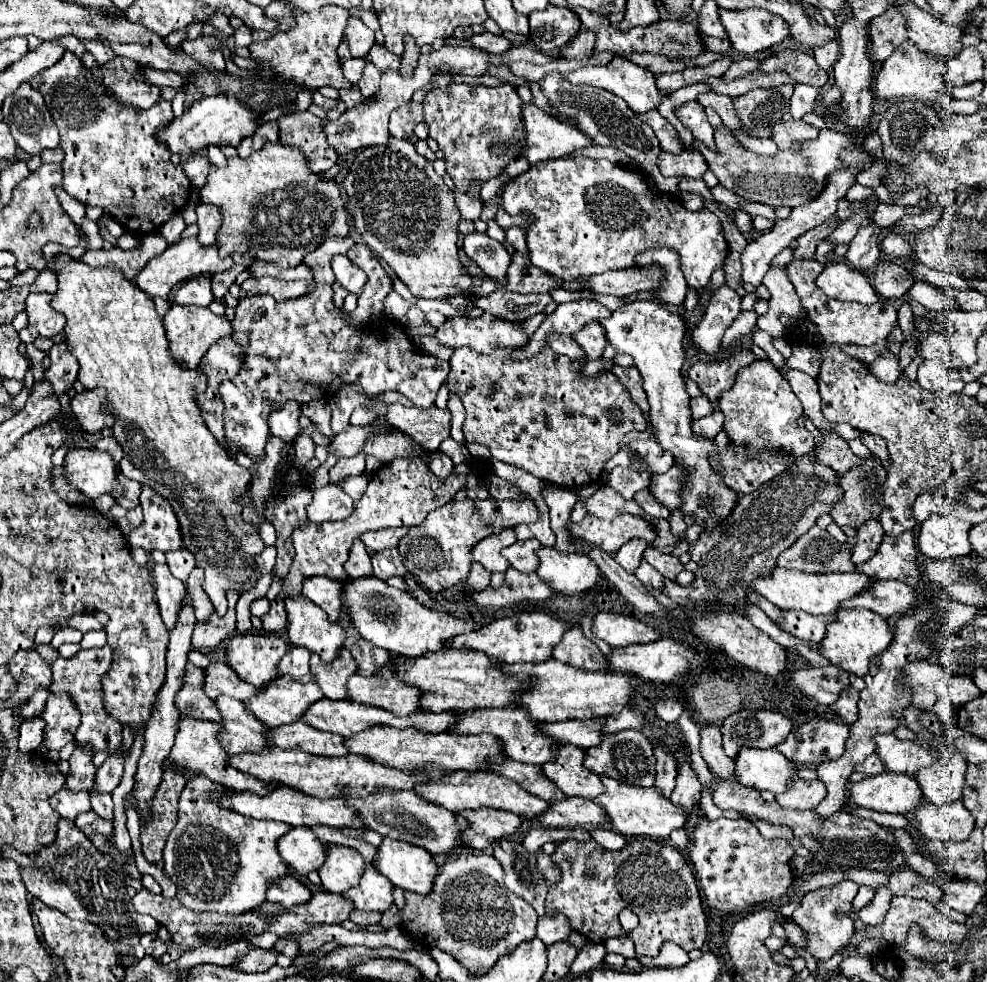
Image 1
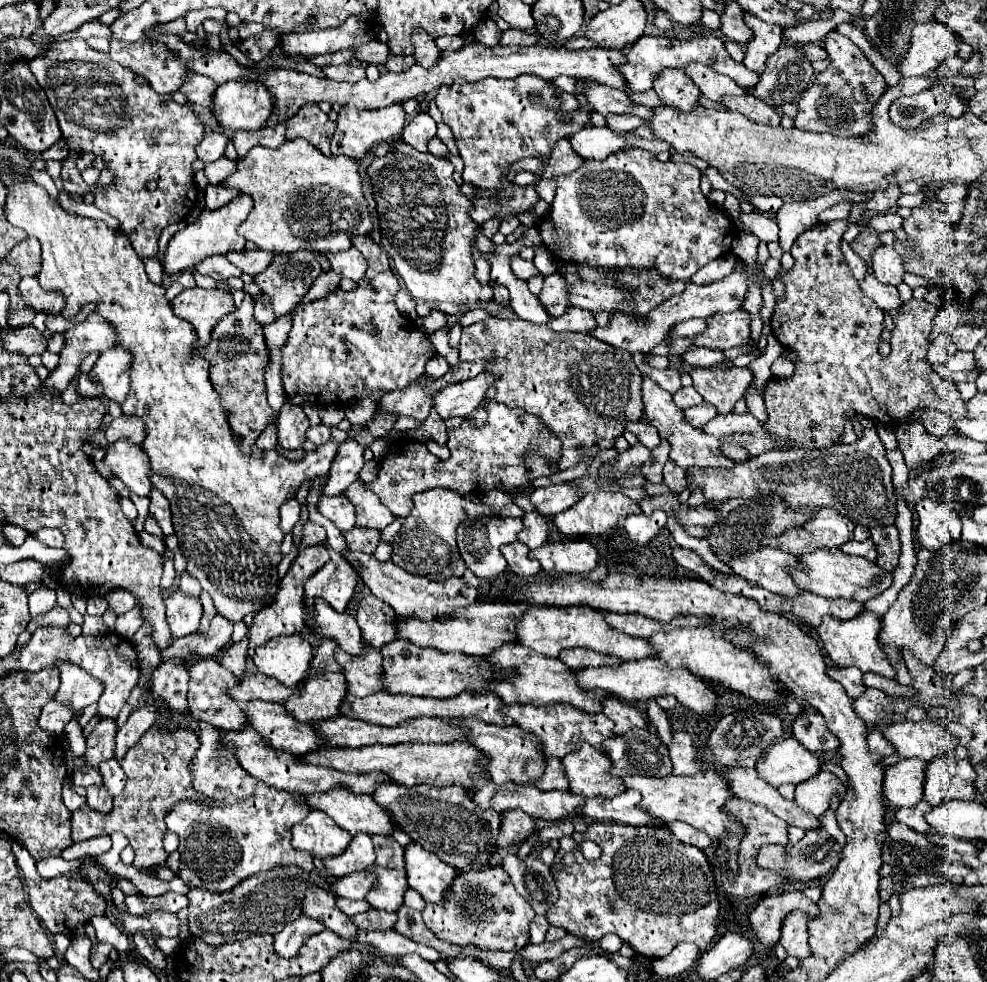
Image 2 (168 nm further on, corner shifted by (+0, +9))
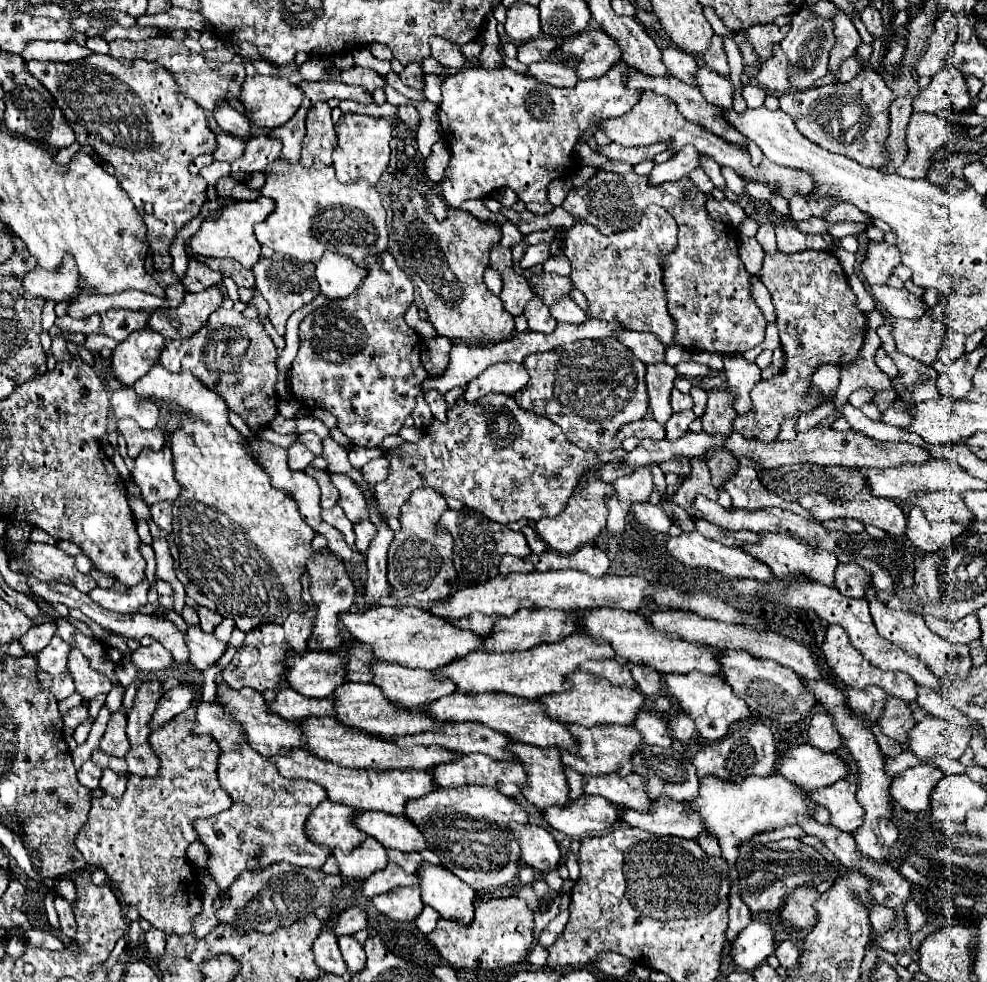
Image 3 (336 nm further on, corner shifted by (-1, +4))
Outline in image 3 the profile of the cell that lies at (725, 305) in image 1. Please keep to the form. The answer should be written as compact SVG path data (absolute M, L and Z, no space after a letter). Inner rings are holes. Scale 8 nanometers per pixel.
M627 331L627 335L623 335L623 339L619 339L619 341L625 347L629 347L631 351L635 351L635 355L645 365L655 365L655 363L663 363L665 361L667 345L663 347L663 343L657 339L657 335L639 333L639 331Z

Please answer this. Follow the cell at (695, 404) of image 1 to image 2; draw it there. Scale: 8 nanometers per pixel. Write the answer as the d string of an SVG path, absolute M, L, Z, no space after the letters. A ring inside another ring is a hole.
M690 386L690 388L682 388L674 394L674 404L678 408L690 408L690 406L696 406L696 404L702 404L702 396Z

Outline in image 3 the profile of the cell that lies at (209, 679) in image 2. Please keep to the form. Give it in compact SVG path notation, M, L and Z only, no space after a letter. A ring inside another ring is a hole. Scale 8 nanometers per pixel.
M219 683L217 685L217 695L215 695L215 703L221 705L231 717L235 717L235 721L243 727L243 737L247 739L249 747L255 747L257 753L261 753L263 757L271 757L277 755L279 749L291 749L291 747L301 747L301 731L299 725L295 725L293 721L285 721L277 715L267 713L267 705L265 699L261 697L259 691L249 689L249 687L241 687L241 689L233 689L227 683Z

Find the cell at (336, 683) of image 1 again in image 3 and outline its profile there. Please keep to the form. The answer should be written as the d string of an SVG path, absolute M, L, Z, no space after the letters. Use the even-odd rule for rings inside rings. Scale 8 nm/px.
M373 661L369 669L373 673L373 683L391 703L399 707L411 709L415 705L425 705L455 693L455 685L433 679L431 671L409 669L399 663L383 661Z

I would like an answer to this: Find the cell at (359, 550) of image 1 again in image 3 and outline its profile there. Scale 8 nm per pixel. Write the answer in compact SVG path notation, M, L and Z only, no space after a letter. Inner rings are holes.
M363 521L363 523L355 525L355 535L357 535L355 547L357 547L359 553L363 553L363 555L367 553L371 541L375 539L375 533L377 533L377 527L371 521Z

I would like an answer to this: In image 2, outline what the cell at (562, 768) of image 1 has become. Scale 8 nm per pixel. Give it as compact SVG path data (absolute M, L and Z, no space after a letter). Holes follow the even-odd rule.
M580 742L580 748L576 752L564 756L562 764L566 768L570 792L574 794L586 798L592 796L614 798L626 790L622 786L622 780L610 774L612 770L610 758L598 752L596 748L586 746L586 742Z

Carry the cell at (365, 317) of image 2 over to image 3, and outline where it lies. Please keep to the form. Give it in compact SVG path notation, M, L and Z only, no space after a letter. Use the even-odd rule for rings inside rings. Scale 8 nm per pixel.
M383 251L381 255L369 255L365 261L367 261L367 279L363 281L363 287L359 287L359 289L357 289L351 297L347 297L347 299L339 299L339 301L329 303L329 305L325 305L325 307L321 307L321 309L315 309L311 315L307 315L307 317L301 321L301 325L299 325L299 331L301 331L301 333L299 333L301 347L299 347L299 353L297 353L297 357L295 357L293 365L291 365L291 395L293 395L305 409L325 409L325 411L333 413L333 415L337 417L337 421L339 421L337 427L339 427L349 439L353 439L355 445L361 445L361 447L379 447L379 443L381 443L387 435L393 435L393 433L399 433L399 431L401 431L403 423L405 423L407 417L409 417L415 409L415 397L419 395L419 383L421 383L423 379L427 379L429 373L425 371L425 367L423 367L423 363L421 363L421 339L419 339L419 335L415 335L415 333L409 335L411 329L407 327L407 323L405 323L405 319L403 319L405 311L409 309L409 305L411 305L411 301L413 301L413 283L411 283L411 279L407 279L407 275L397 267L393 255L387 253L387 251Z

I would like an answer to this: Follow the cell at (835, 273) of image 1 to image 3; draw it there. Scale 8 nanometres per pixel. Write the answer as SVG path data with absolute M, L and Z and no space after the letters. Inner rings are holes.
M875 285L873 299L883 307L883 311L891 317L905 317L905 319L919 319L927 305L913 297L907 289L893 289L889 285Z

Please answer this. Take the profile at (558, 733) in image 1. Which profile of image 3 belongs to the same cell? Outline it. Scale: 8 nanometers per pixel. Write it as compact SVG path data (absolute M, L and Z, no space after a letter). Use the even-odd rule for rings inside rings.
M639 711L633 727L641 733L643 743L647 745L661 745L661 747L669 747L671 745L671 735L667 725L663 723L663 719L651 711Z

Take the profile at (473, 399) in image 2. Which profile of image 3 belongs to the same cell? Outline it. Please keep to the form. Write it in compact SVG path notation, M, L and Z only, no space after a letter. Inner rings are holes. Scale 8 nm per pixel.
M497 363L487 367L477 379L465 385L463 399L467 403L479 401L487 393L505 393L513 395L515 391L523 389L529 381L529 375L521 363Z

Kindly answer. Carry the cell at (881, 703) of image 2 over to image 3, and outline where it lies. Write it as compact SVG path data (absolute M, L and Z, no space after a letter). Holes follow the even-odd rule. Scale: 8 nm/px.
M887 695L885 705L883 705L883 713L881 713L881 717L877 719L875 725L879 725L883 735L887 735L887 737L891 737L899 743L905 743L907 731L915 723L913 723L913 717L911 717L911 709L901 699Z

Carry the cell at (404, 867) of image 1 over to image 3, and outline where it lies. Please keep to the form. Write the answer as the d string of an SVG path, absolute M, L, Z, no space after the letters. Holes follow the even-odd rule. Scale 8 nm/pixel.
M425 863L417 871L423 903L433 907L441 917L455 921L471 921L475 891L457 875L441 865Z

